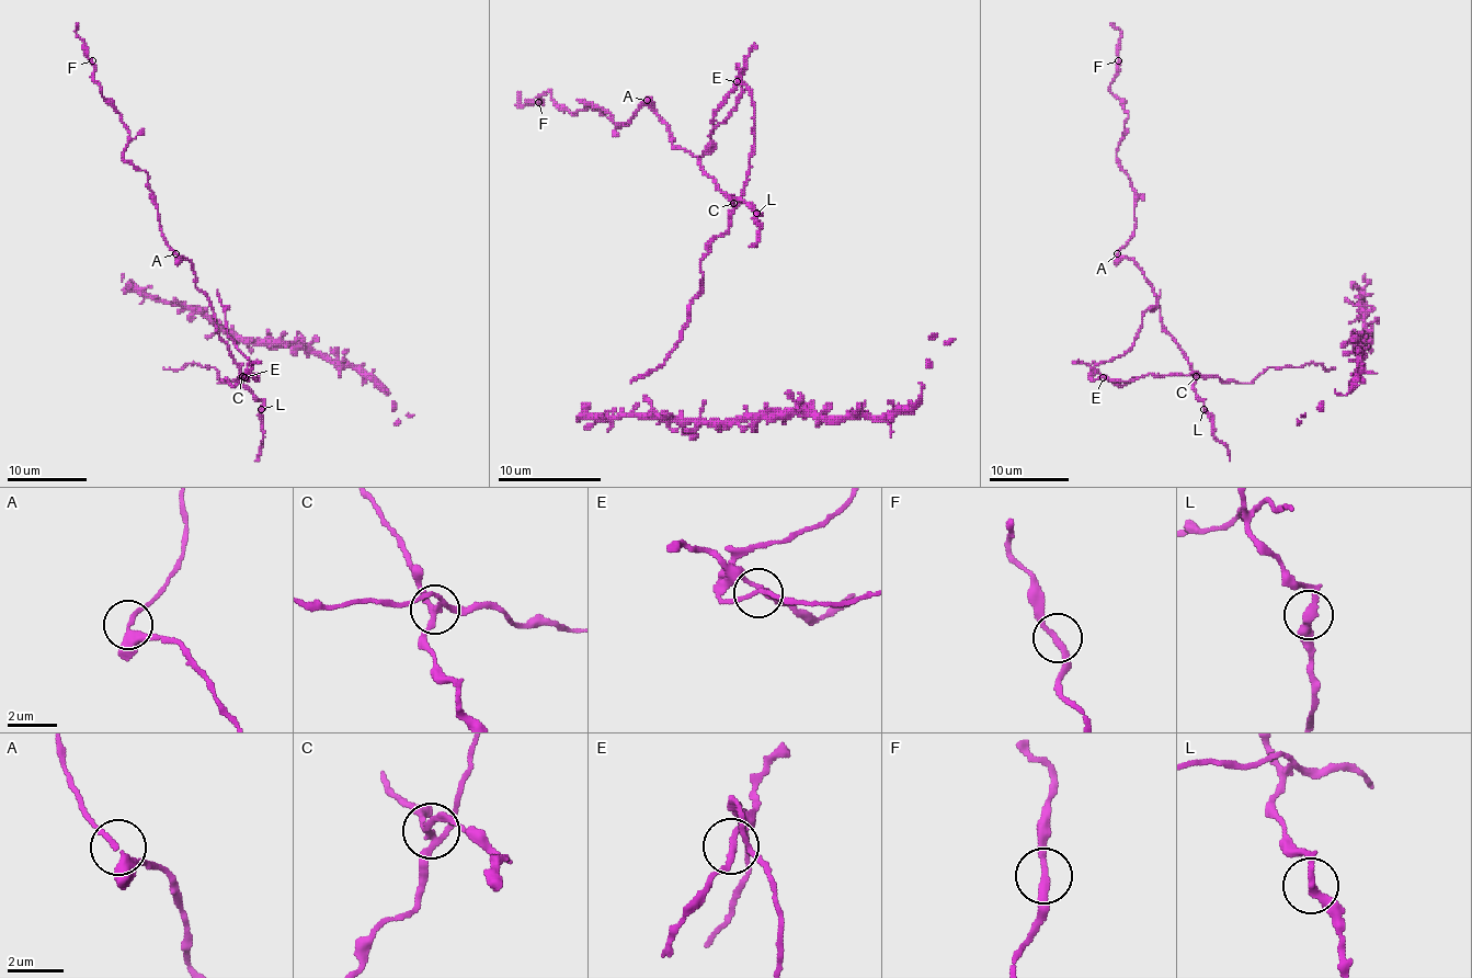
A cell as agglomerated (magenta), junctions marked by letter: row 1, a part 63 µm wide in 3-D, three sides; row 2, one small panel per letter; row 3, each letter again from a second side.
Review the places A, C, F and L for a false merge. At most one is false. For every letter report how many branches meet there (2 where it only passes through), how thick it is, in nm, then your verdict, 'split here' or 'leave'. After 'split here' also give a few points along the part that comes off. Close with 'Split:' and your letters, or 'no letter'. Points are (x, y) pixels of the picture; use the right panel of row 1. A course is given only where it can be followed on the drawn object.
A: 3 branches meet; 260 nm thick; leave
C: 4 branches meet; 200 nm thick; split here; foreign part runs (1196, 377), (1150, 373), (1110, 381), (1094, 367), (1132, 345), (1160, 290)
F: 2 branches meet; 240 nm thick; leave
L: 3 branches meet; 240 nm thick; leave
Split: C

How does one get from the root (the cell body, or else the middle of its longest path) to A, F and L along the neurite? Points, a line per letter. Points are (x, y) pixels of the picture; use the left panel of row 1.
A: (239, 377), (243, 375), (239, 365), (217, 331), (212, 302), (195, 285), (193, 265), (175, 253)
F: (239, 377), (193, 265), (159, 230), (148, 174), (124, 158), (129, 133), (102, 94), (92, 60)
L: (239, 377), (243, 377), (243, 383), (263, 402), (261, 409)

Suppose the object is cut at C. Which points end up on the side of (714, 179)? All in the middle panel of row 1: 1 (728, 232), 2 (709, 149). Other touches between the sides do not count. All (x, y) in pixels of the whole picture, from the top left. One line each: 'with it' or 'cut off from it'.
1: cut off from it
2: cut off from it

